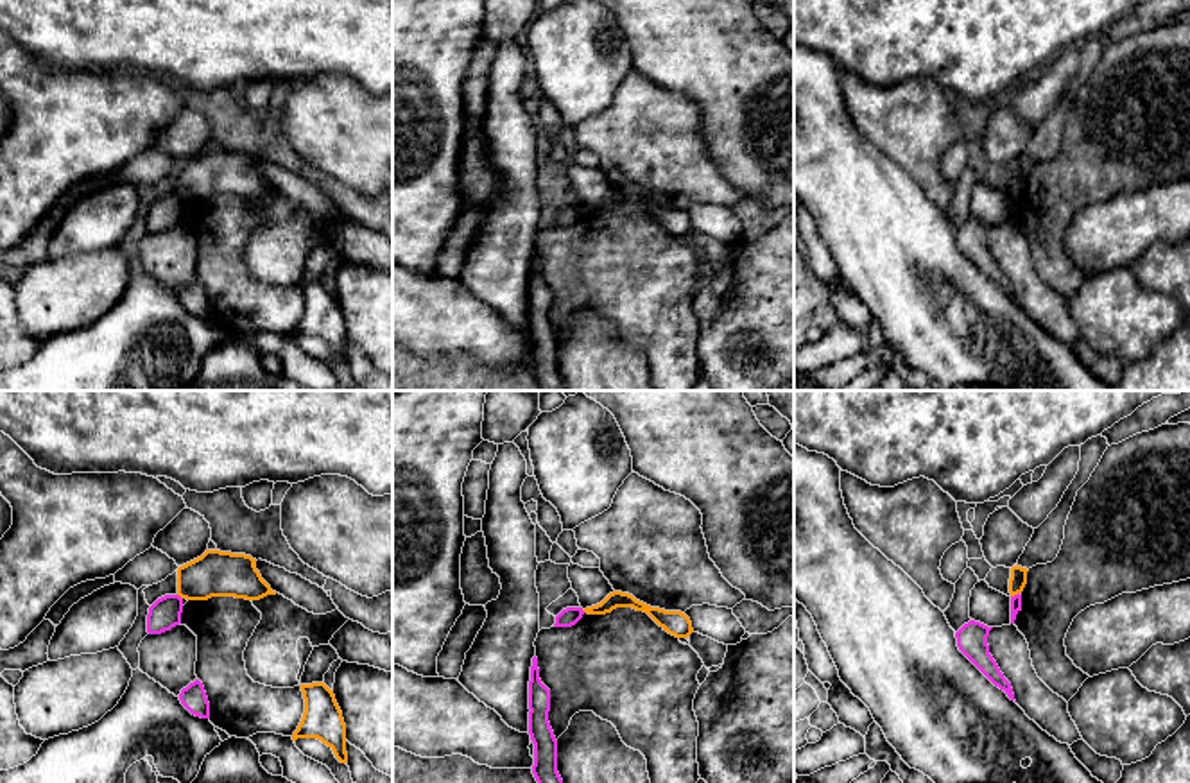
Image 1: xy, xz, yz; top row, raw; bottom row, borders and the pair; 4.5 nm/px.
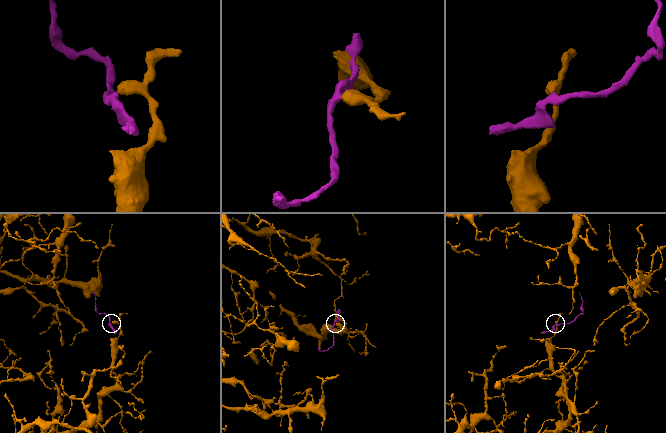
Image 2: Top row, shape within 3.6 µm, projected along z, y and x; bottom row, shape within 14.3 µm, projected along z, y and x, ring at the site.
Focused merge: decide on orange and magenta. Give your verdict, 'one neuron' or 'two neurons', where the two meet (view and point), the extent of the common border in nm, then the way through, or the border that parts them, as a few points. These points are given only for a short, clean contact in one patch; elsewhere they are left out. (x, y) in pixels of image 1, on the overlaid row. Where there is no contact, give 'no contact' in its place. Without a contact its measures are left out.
two neurons; contact yz (1015, 593); length 50 nm; border yz (1018, 592), (1011, 597)

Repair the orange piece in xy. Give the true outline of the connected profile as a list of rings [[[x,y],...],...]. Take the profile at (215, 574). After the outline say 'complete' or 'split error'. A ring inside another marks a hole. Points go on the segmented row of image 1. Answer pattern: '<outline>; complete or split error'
[[[206,550],[177,568],[177,595],[186,600],[211,597],[260,600],[276,595],[254,564],[256,559],[246,554]]]; complete

